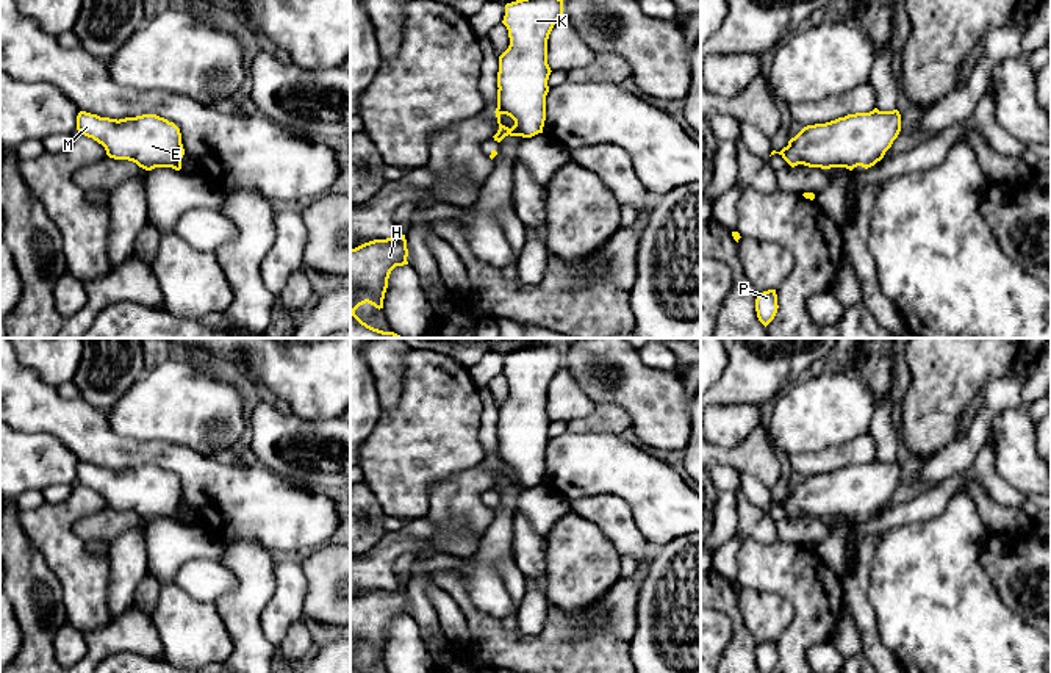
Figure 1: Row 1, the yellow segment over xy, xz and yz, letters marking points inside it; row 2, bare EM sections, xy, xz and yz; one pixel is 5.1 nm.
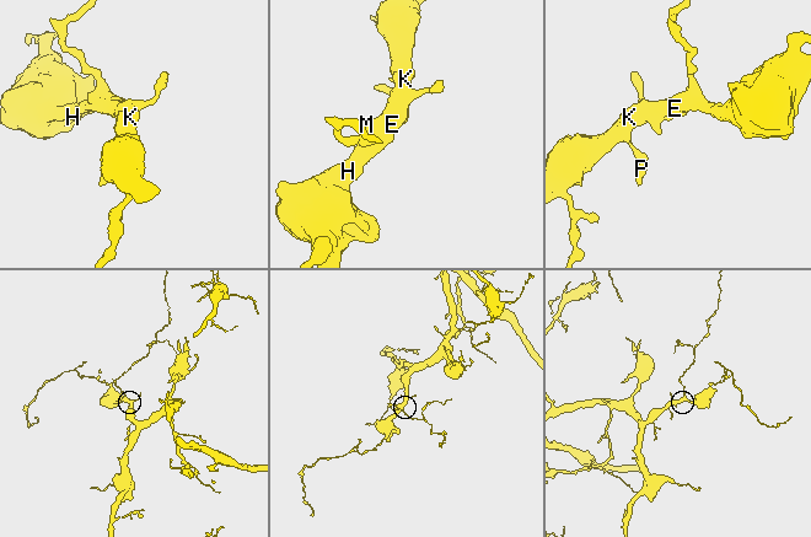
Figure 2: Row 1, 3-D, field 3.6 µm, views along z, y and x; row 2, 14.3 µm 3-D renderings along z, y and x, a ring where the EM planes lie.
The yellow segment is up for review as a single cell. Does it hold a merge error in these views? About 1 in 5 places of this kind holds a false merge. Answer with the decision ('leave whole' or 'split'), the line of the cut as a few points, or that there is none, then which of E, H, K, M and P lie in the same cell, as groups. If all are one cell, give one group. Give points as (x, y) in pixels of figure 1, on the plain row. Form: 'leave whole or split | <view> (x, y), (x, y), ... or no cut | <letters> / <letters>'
leave whole | no cut | E H K M P

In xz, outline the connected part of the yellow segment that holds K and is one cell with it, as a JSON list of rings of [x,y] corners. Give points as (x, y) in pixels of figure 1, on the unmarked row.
[[[552,346],[527,347],[505,355],[502,374],[508,380],[510,396],[499,407],[497,423],[497,459],[499,474],[494,491],[500,493],[505,487],[532,488],[543,484],[546,471],[546,446],[551,418],[547,415],[547,390],[563,366],[563,349]]]

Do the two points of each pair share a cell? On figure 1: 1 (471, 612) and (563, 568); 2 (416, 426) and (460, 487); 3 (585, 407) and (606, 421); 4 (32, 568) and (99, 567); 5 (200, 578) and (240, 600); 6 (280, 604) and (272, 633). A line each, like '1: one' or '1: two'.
1: two
2: two
3: two
4: two
5: two
6: one

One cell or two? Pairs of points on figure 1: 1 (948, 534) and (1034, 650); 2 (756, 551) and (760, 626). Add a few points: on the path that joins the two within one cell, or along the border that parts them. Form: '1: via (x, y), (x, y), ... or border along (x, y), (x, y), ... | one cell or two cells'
1: via (961, 565), (976, 575), (979, 600), (1003, 623) | one cell
2: border along (742, 586), (770, 590), (792, 608) | two cells

